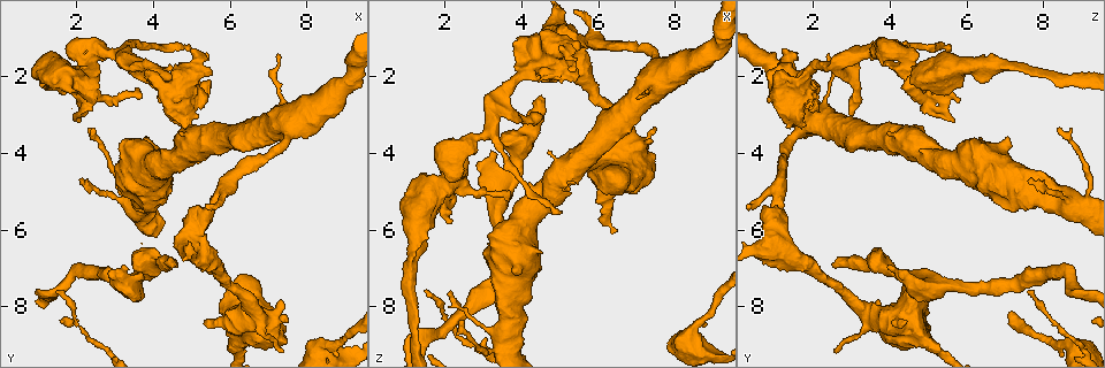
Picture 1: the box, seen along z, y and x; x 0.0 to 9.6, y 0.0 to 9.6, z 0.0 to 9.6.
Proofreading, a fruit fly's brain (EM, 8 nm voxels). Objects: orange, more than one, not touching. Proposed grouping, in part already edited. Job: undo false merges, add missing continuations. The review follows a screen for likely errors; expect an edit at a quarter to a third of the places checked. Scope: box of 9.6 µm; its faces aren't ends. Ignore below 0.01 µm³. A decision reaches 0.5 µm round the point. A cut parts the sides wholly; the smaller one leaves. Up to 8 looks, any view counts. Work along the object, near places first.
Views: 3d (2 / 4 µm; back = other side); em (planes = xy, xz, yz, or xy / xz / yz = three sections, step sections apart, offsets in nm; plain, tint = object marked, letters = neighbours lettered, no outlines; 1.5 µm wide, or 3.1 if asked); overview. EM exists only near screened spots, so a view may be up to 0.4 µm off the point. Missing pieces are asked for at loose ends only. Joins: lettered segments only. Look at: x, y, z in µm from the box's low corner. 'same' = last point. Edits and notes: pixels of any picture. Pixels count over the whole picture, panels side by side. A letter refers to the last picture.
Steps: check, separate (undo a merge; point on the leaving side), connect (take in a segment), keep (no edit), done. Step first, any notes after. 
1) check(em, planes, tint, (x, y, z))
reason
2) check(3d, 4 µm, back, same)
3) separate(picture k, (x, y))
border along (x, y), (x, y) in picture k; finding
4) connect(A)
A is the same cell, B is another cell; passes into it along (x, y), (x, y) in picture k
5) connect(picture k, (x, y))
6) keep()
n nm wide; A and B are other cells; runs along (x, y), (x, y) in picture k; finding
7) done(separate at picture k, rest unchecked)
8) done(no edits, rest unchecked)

check(em, planes, letters, (2.10, 1.60, 3.85))
free end

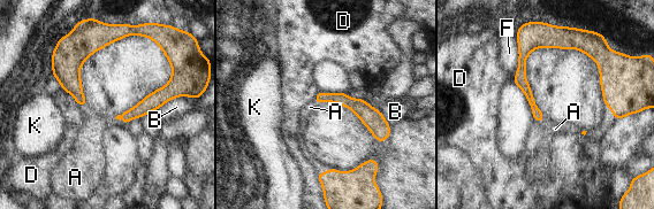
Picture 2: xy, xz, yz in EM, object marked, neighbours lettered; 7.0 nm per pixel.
connect(A)
A is the same cell, B, D, F and K are other cells; it goes on there

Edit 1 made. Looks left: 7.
check(3d, 4 µm, (1.45, 7.65, 7.60))
free end

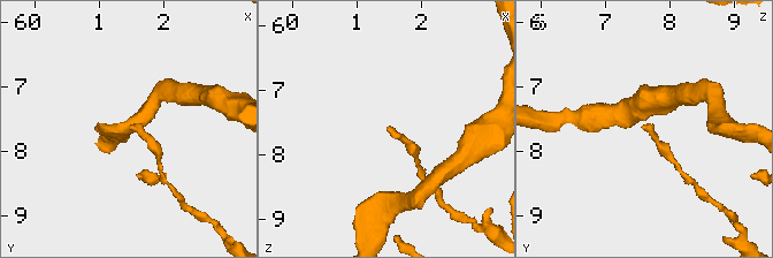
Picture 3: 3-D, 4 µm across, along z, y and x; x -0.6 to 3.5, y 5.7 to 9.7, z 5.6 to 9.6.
check(em, xz, step 8, letters, (1.50, 7.60, 7.50))

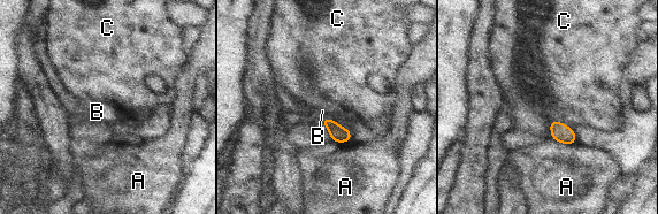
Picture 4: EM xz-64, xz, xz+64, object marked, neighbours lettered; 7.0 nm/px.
check(em, planes, letters, same)
another direction

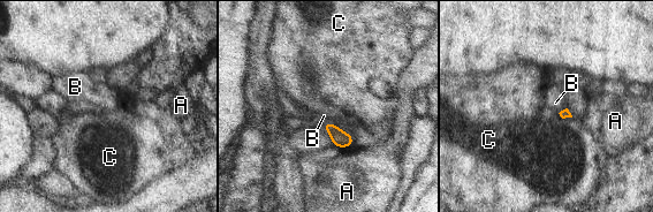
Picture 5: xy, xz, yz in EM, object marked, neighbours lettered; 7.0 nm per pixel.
keep()
A touches over 130 nm; A, B and C are other cells; none of them fits

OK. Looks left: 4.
check(3d, 4 µm, (5.70, 7.85, 4.50))
stops while still wide

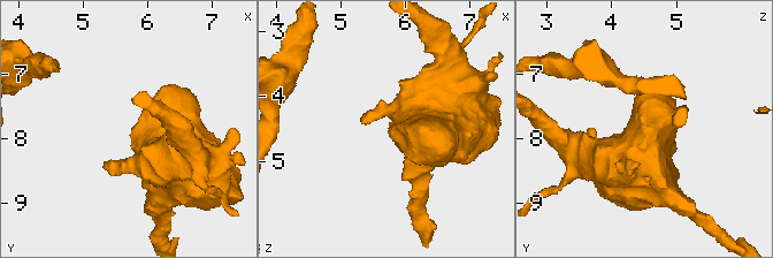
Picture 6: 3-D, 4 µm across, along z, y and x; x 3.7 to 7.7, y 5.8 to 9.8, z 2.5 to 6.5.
check(em, 3.1 µm, xy, step 16, tint, (5.70, 7.85, 4.55))
now the EM

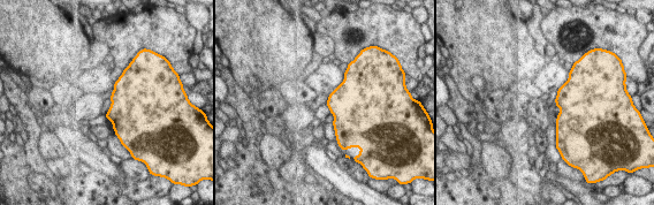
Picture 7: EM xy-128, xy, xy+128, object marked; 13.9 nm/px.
check(em, 3.1 µm, xy, step 16, letters, same)
what lies round it

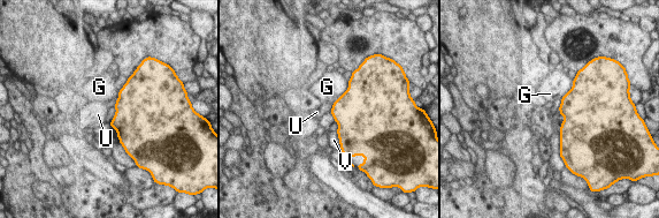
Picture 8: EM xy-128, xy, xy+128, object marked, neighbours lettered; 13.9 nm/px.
keep()
G, U and V are other cells; border along (349, 81), (349, 87), (332, 103) in picture 8; none of them fits

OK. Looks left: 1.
done(connect at picture 2, rest unchecked)

